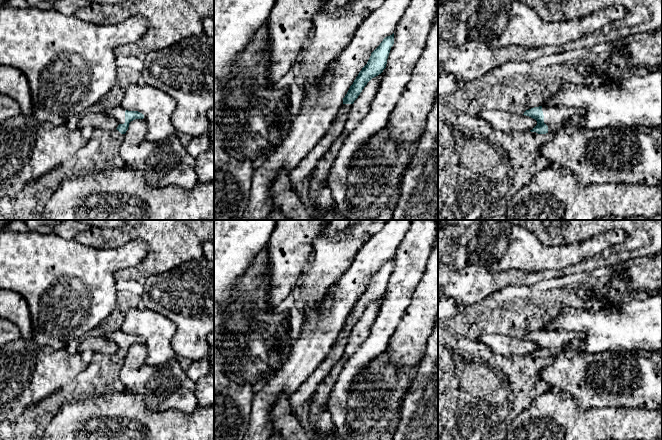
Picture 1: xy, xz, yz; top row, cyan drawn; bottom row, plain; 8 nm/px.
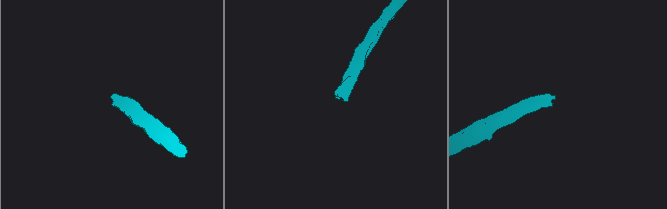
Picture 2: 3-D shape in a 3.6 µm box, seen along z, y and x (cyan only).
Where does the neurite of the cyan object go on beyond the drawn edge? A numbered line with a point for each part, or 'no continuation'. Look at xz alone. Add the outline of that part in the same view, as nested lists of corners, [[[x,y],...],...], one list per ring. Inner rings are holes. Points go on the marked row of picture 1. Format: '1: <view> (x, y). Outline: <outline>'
1: xz (306, 167). Outline: [[[342,104],[330,129],[323,138],[308,152],[299,165],[290,172],[289,177],[292,187],[297,191],[298,185],[305,179],[312,176],[317,163],[332,145],[332,143],[344,131],[346,120],[349,116],[352,104]]]

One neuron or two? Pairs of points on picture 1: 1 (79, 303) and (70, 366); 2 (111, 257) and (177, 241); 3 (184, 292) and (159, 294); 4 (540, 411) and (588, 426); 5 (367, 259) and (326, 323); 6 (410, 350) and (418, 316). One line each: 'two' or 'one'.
1: two
2: two
3: one
4: one
5: one
6: one

